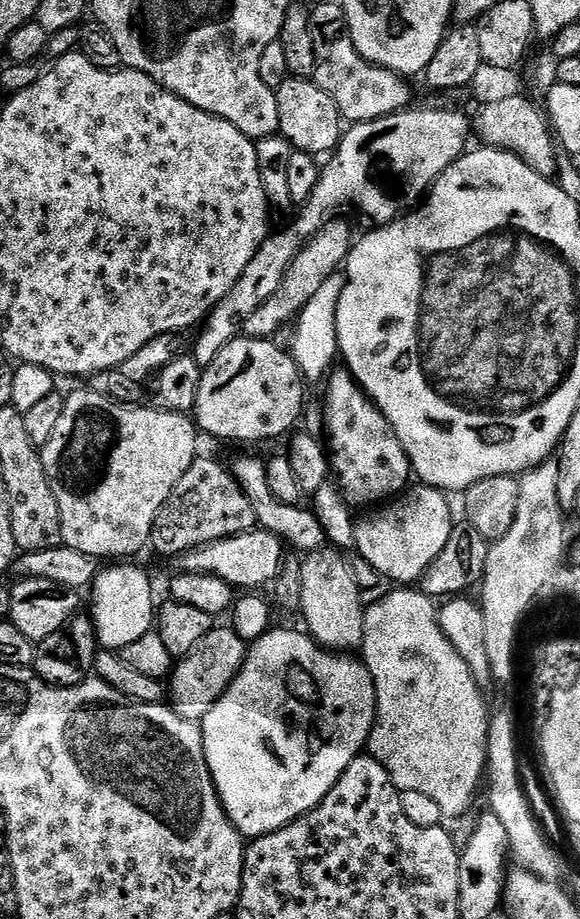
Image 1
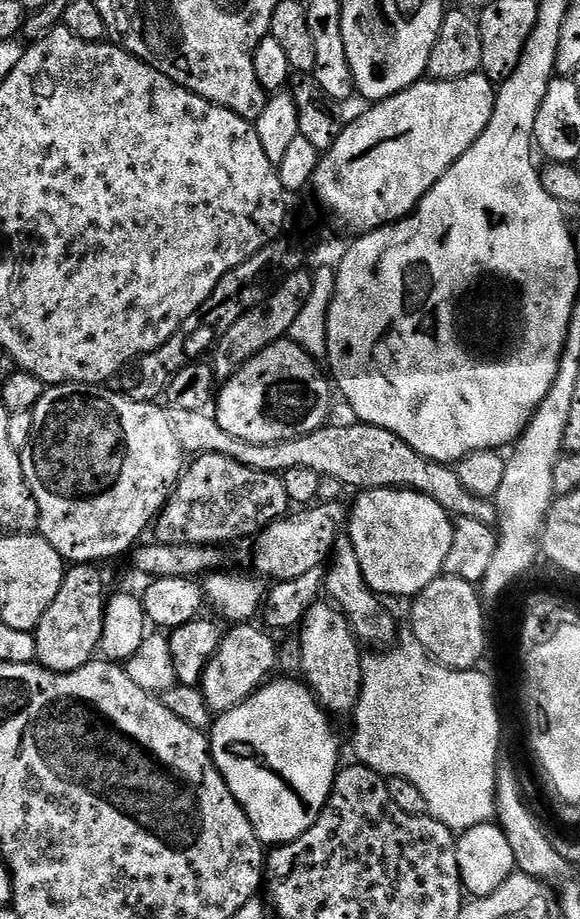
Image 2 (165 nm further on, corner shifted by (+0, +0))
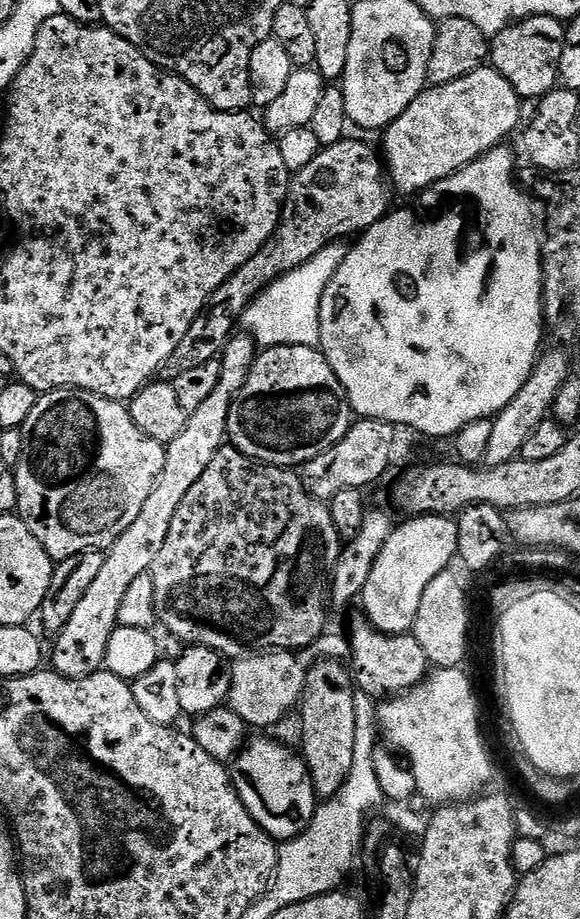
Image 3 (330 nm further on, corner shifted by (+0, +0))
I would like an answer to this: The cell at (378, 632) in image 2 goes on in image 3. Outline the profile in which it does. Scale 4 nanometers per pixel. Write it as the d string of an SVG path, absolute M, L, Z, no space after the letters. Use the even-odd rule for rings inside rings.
M358 616L348 630L351 646L350 670L359 691L373 698L384 698L412 688L427 675L430 665L415 636L390 636Z

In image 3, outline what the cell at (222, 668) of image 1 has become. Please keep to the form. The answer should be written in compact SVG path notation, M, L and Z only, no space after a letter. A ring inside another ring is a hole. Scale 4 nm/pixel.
M260 650L255 654L244 654L231 665L232 681L228 691L227 707L232 708L240 718L247 722L253 729L268 728L276 724L288 711L299 705L300 698L304 694L305 665L299 659L296 660L288 650Z

